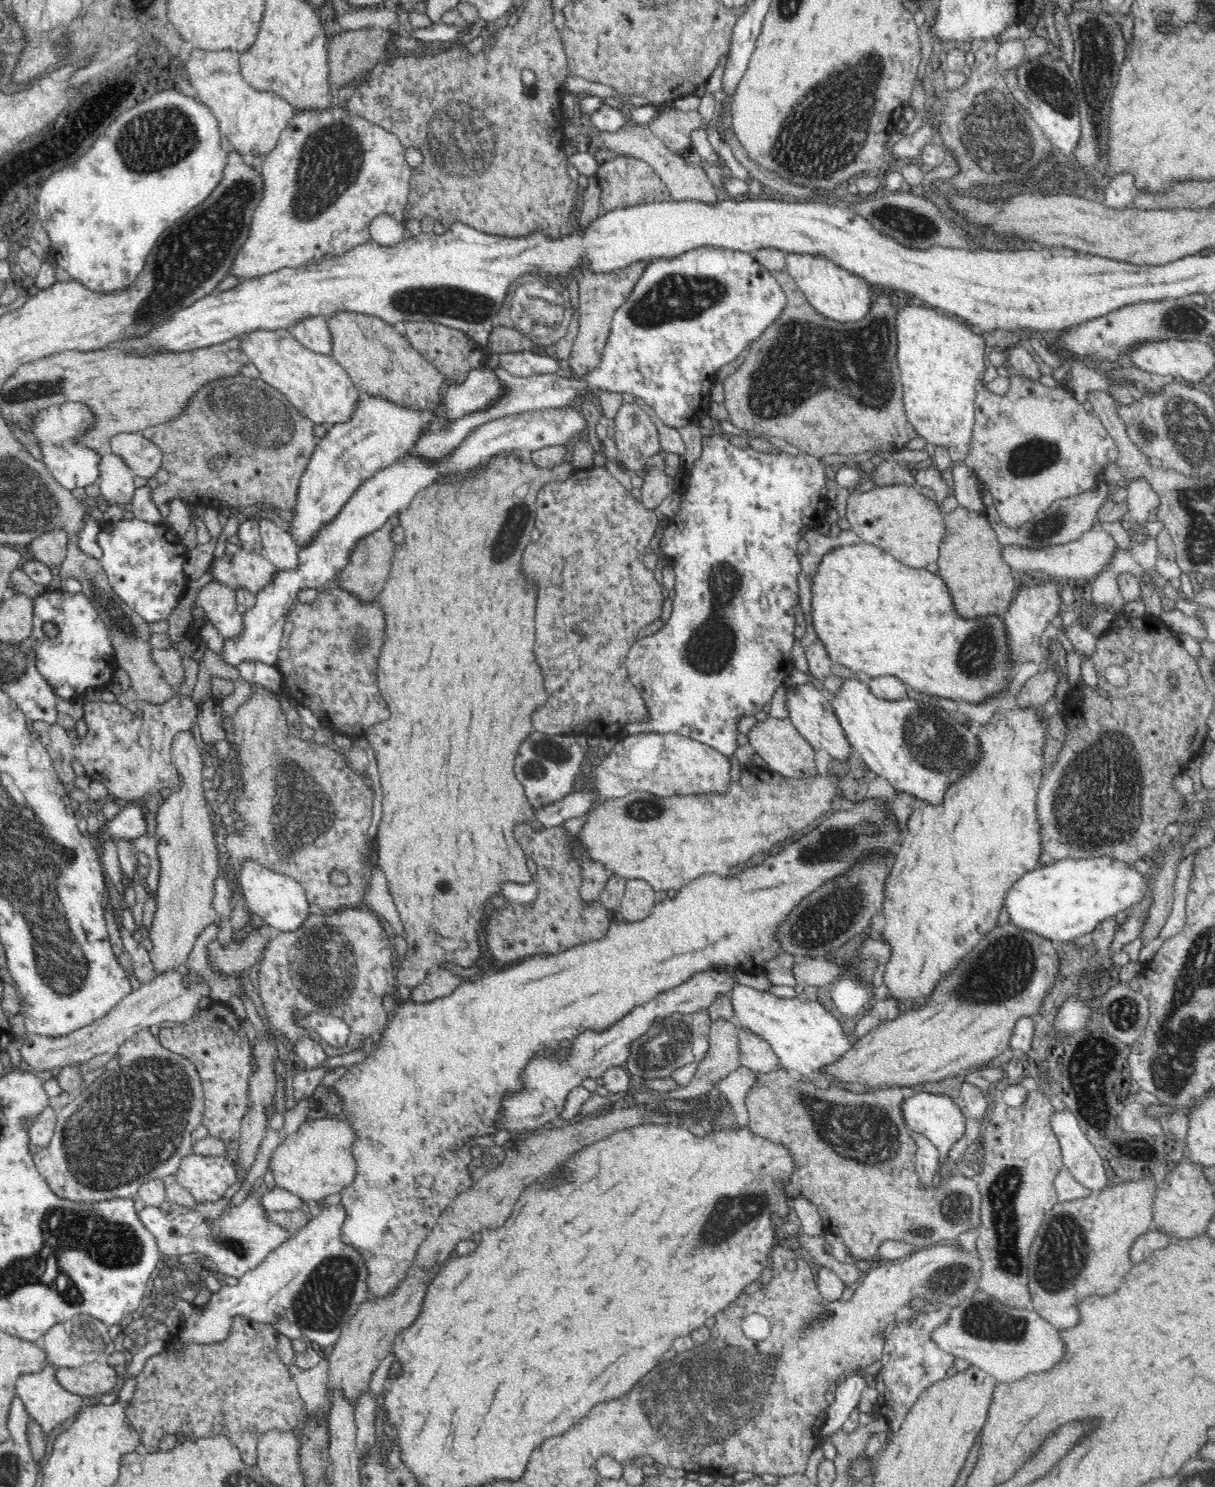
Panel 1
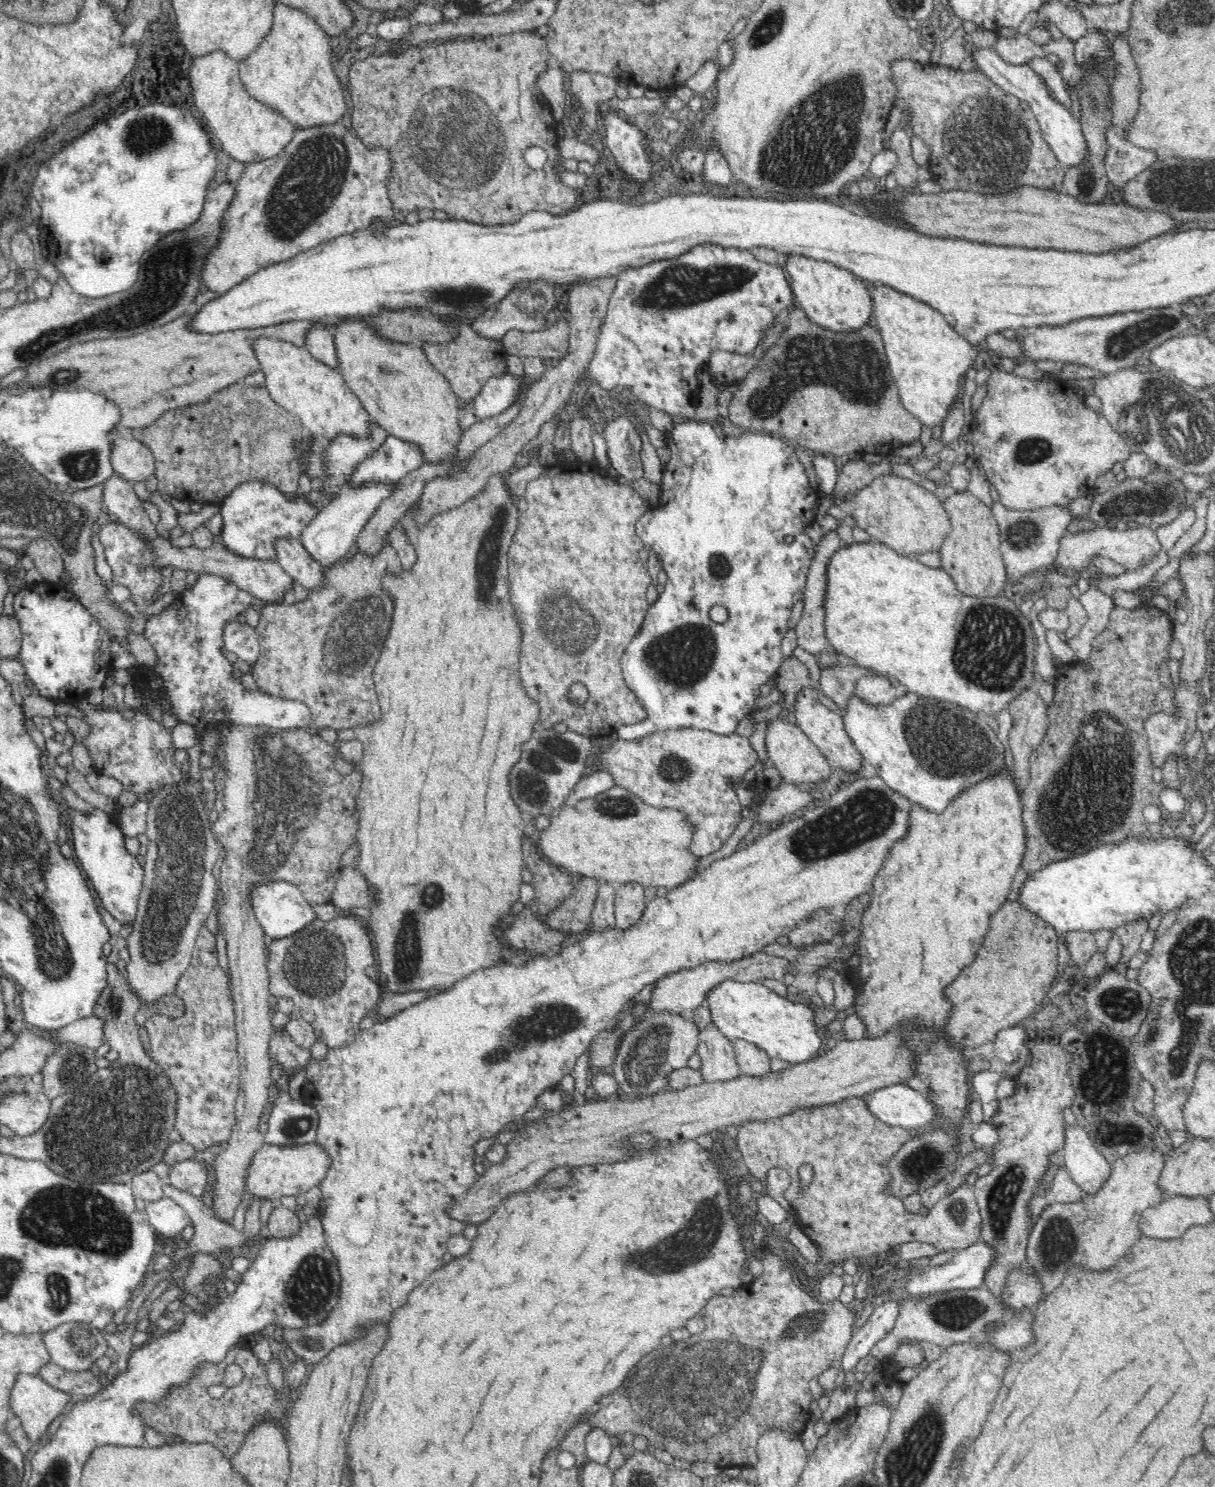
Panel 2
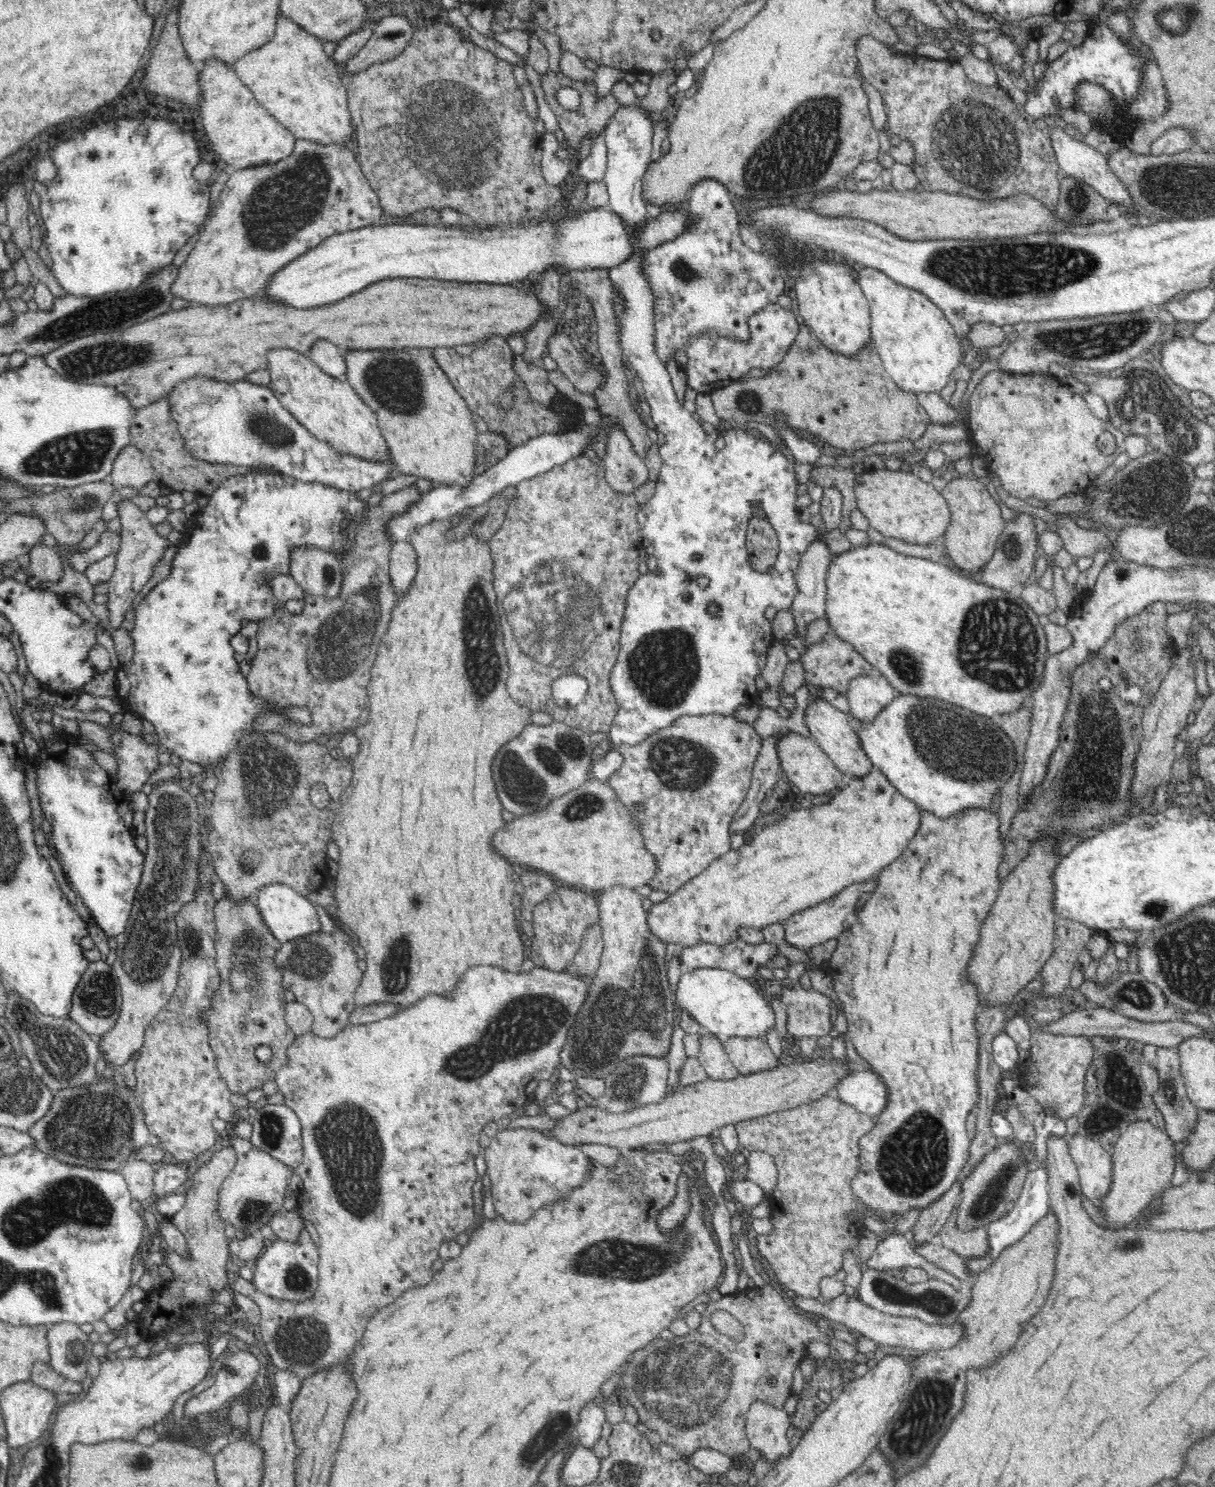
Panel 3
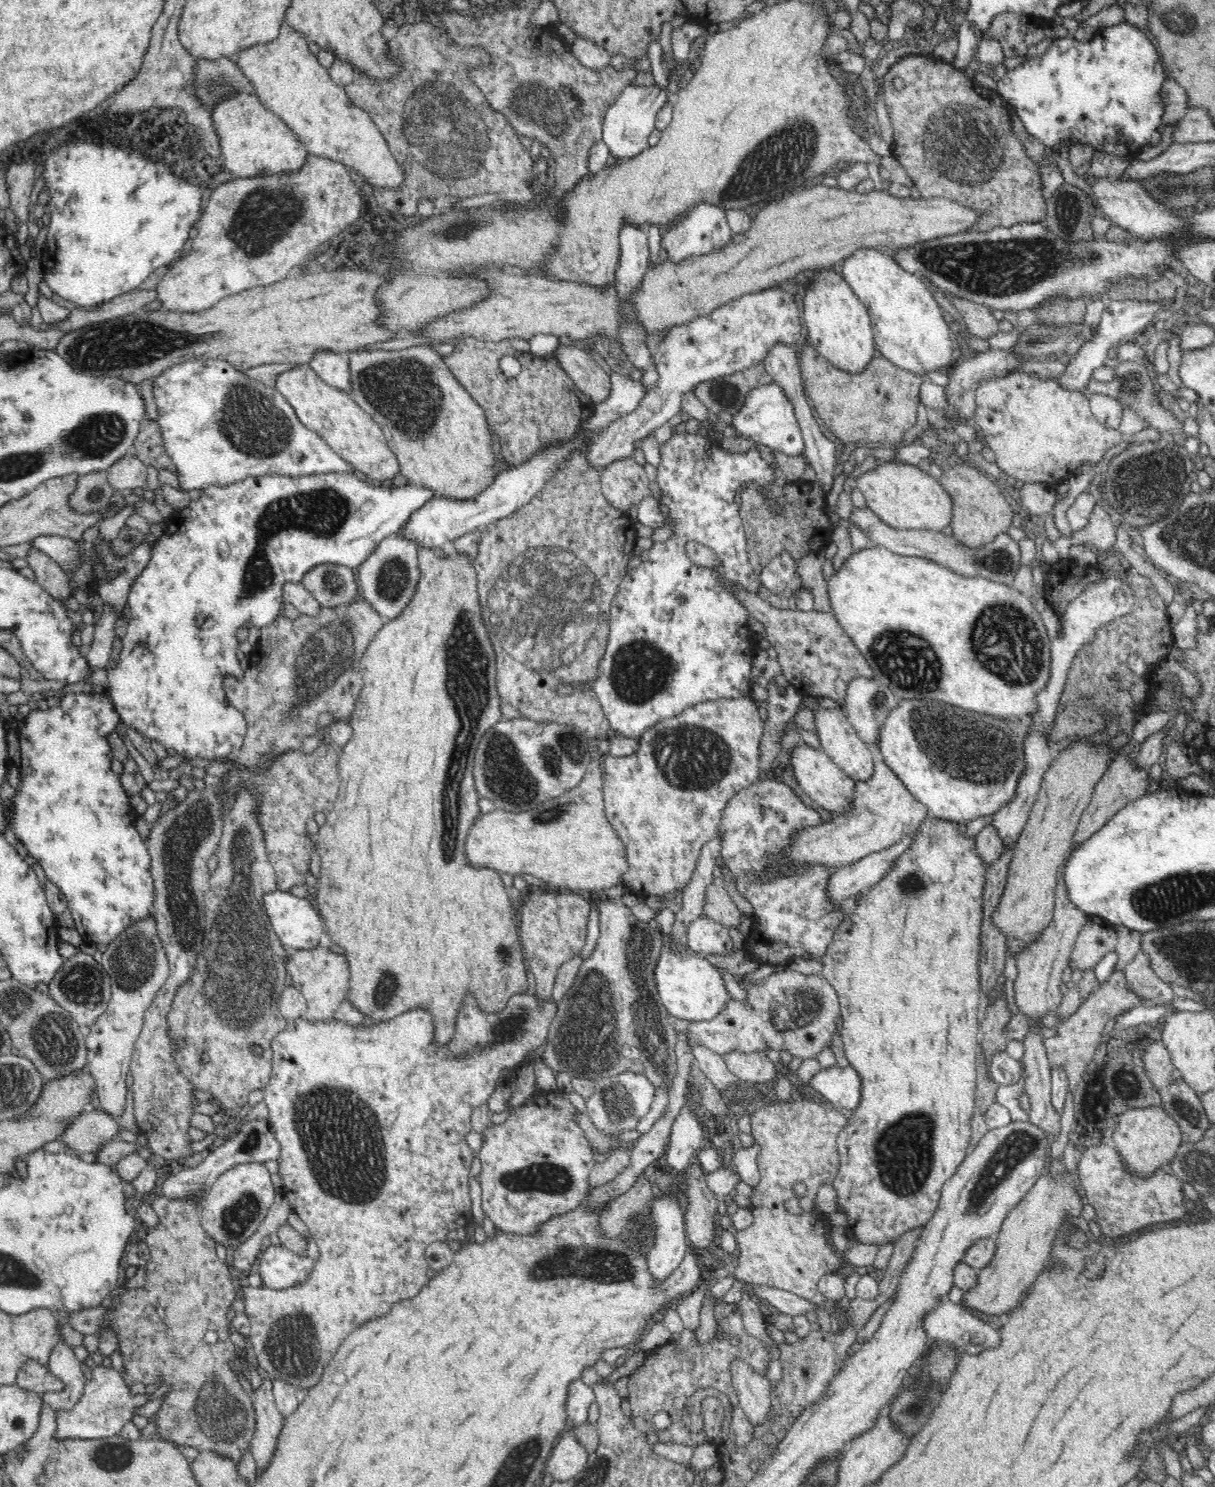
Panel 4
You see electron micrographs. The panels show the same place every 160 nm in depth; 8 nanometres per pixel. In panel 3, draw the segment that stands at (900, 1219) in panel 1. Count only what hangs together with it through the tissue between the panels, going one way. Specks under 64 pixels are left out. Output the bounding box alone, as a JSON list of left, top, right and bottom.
[735,1093,989,1298]

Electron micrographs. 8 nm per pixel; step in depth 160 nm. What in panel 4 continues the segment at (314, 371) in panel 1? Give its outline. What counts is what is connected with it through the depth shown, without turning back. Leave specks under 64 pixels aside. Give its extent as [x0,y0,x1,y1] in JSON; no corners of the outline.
[275,364,398,482]

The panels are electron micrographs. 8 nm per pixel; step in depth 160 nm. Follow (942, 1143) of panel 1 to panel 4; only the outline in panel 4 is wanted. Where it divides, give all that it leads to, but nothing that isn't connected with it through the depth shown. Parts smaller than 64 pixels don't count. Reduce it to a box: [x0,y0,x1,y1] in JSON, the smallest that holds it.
[808,1064,862,1112]

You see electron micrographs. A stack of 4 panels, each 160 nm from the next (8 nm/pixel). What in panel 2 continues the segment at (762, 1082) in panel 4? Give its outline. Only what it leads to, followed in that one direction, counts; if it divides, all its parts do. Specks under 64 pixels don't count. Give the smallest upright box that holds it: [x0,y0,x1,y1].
[731,1039,771,1076]

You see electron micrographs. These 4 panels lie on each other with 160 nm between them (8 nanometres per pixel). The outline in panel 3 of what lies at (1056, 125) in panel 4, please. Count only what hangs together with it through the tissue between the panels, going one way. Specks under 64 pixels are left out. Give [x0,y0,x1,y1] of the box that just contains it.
[1022,21,1150,146]

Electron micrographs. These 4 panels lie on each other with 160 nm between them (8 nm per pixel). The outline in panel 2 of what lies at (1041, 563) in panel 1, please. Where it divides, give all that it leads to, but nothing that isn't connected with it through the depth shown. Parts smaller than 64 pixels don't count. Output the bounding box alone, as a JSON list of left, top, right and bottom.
[1055,524,1160,572]

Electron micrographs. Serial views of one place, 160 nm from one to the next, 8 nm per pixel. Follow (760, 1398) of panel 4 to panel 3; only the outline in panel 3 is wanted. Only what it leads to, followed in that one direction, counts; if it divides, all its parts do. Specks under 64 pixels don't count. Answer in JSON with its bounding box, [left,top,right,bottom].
[746,1400,794,1469]

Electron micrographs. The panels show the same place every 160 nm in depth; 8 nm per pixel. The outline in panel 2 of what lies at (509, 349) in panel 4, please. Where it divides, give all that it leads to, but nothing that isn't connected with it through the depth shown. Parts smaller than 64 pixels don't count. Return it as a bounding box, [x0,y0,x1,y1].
[419,323,508,404]

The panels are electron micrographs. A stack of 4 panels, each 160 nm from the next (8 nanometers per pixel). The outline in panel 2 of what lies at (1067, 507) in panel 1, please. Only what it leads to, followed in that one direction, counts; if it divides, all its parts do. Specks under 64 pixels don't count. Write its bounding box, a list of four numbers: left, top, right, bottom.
[992,502,1075,584]

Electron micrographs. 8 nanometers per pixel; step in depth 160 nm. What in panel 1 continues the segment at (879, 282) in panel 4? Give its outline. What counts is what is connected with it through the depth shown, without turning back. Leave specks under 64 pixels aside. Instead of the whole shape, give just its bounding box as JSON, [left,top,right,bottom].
[896,305,986,463]

